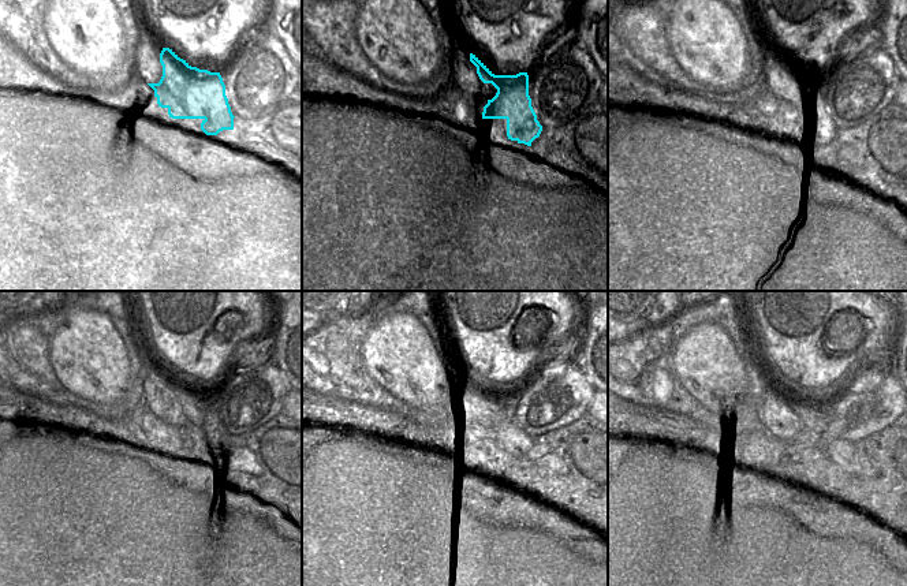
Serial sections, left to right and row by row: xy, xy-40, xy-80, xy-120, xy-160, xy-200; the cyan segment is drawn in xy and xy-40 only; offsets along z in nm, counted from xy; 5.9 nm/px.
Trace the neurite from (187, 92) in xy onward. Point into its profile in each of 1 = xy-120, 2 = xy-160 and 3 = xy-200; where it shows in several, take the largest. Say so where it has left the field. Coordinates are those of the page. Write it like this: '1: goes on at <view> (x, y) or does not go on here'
1: goes on at xy-120 (217, 439)
2: goes on at xy-160 (510, 437)
3: goes on at xy-200 (842, 454)

